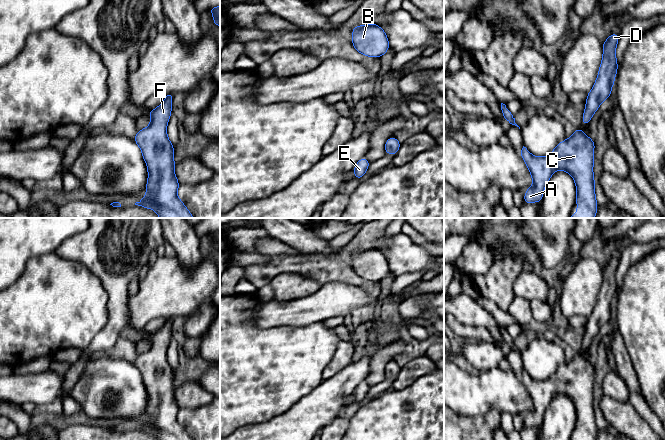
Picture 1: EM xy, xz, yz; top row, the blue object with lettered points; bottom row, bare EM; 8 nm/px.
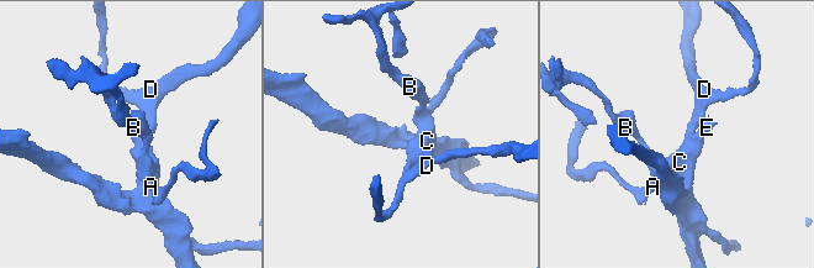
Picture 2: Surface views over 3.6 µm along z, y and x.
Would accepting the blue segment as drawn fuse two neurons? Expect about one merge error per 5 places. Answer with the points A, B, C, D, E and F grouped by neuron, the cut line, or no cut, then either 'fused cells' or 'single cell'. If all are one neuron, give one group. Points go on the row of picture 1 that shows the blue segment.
A B C D E F | no cut | single cell

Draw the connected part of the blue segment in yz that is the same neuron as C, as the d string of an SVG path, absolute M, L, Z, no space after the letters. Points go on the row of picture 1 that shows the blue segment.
M580 128L546 157L535 157L523 146L521 156L533 179L533 186L525 192L524 204L541 202L546 183L555 171L563 170L574 178L577 189L577 214L569 218L594 218L598 209L593 175L594 146L595 141Z

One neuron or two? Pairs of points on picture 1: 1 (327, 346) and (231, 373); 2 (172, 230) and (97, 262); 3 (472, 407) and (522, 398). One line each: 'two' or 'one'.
1: one
2: two
3: one

